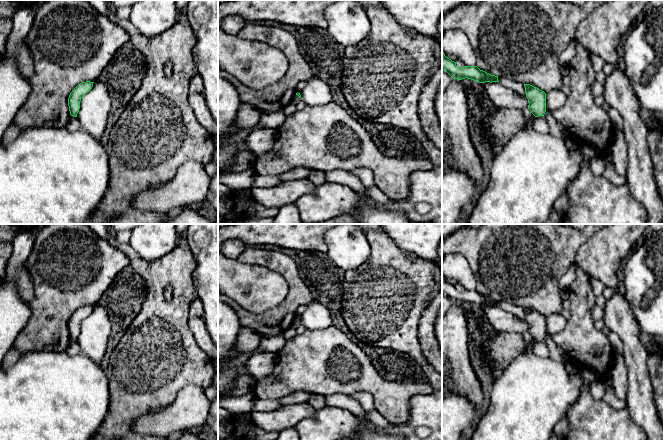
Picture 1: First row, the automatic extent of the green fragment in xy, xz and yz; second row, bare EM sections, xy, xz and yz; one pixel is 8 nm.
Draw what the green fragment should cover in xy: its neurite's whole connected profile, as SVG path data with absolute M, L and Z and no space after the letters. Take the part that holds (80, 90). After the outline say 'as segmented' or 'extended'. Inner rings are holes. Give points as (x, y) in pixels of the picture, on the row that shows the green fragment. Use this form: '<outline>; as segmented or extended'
M90 81L82 82L72 90L68 98L68 106L71 116L77 117L81 98L92 89L93 83L94 82Z; as segmented

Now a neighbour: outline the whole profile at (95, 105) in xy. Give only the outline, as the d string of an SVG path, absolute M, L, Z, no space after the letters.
M97 80L80 101L77 118L81 129L100 141L108 122L110 109L111 97L108 88Z

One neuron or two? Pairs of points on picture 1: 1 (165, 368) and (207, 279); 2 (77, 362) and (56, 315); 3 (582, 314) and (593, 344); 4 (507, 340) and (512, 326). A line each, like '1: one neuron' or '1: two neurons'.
1: two neurons
2: two neurons
3: one neuron
4: two neurons

